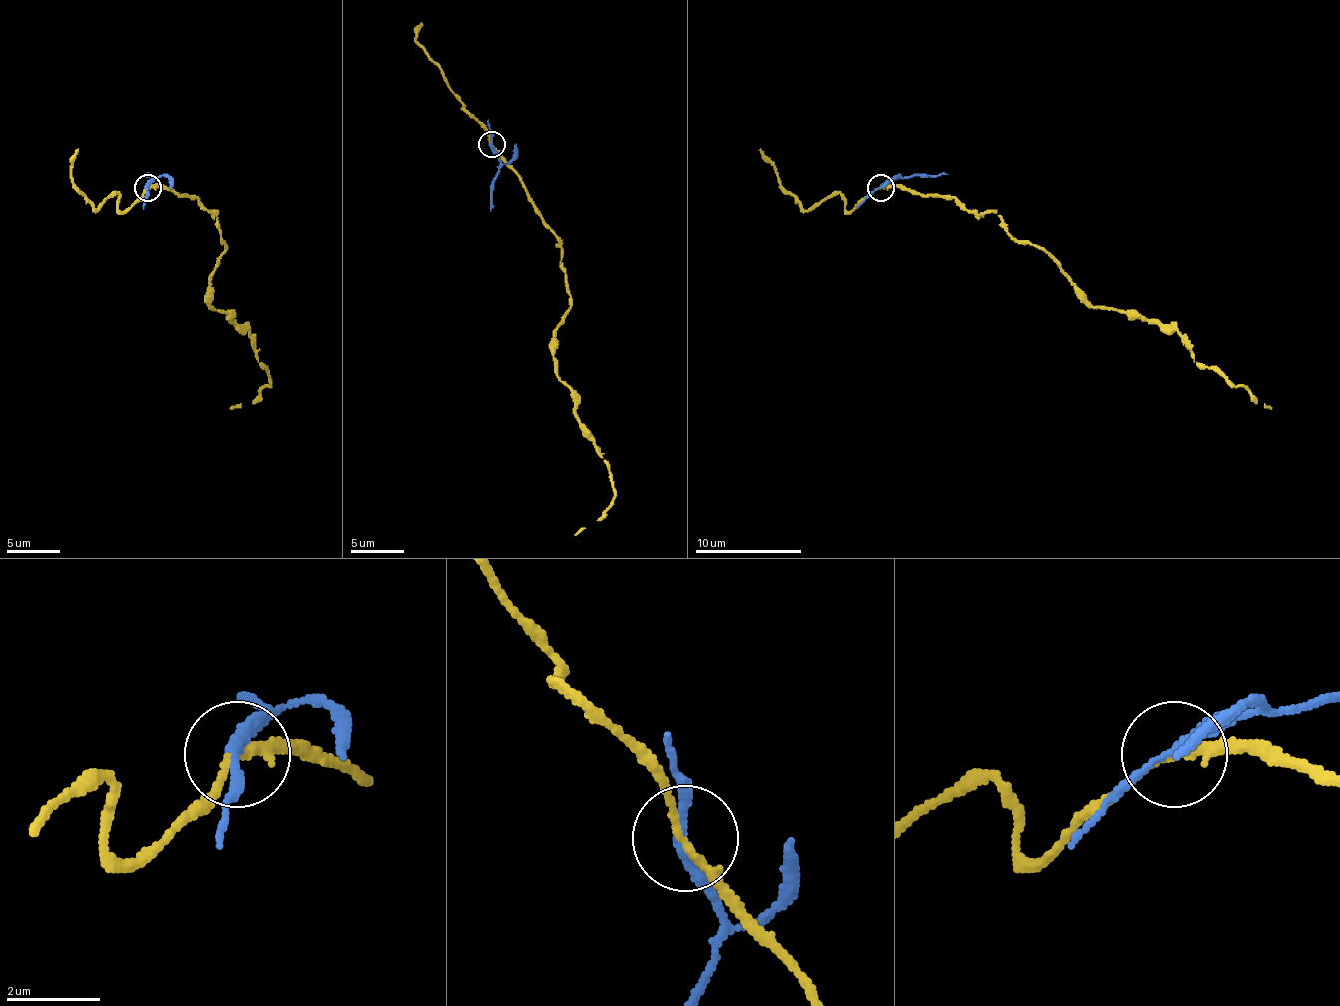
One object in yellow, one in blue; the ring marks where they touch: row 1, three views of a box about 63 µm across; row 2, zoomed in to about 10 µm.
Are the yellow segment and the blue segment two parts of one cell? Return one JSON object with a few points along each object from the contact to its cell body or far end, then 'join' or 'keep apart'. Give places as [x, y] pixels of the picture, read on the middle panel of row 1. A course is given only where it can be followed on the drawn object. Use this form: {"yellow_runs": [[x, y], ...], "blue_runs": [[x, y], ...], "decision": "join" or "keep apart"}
{"yellow_runs": [[492, 145], [554, 233], [570, 310], [556, 329], [556, 377], [572, 393], [615, 494], [575, 534]], "blue_runs": [[492, 145], [500, 161], [490, 211]], "decision": "keep apart"}

